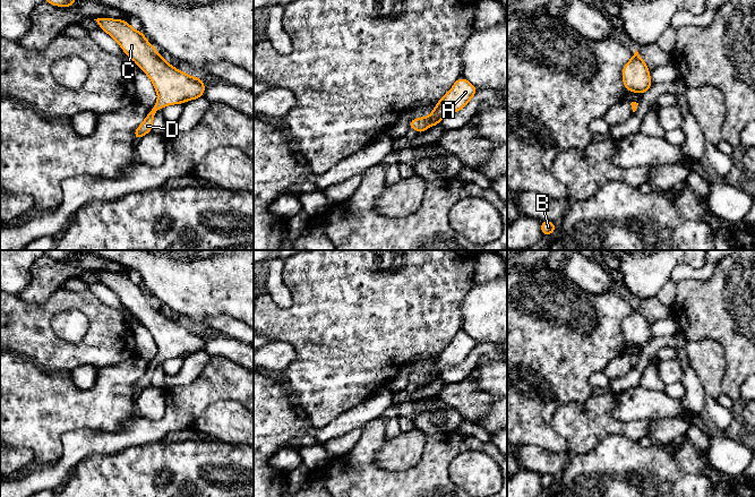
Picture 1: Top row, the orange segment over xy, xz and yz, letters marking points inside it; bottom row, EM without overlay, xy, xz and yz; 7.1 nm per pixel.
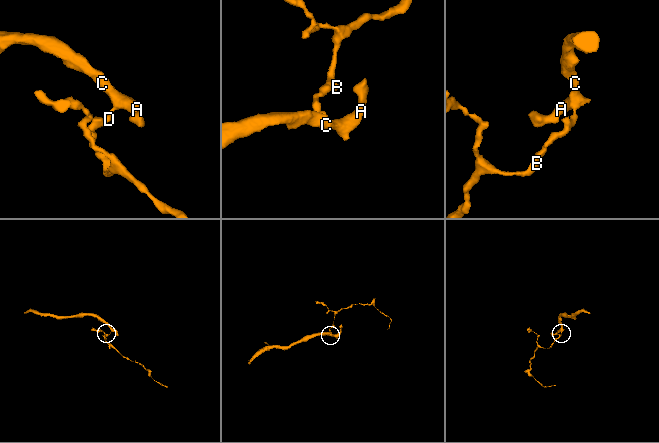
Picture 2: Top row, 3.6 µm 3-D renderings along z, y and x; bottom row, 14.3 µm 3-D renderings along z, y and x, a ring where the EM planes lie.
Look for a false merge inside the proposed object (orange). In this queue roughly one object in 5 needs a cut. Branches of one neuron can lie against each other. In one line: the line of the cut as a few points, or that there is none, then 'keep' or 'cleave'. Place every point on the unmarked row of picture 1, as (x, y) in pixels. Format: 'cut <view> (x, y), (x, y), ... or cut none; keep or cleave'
cut none; keep

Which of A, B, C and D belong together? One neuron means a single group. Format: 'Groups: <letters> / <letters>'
Groups: A B C D

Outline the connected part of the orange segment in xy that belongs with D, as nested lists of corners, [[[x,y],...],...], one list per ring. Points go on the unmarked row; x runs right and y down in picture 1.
[[[97,272],[101,283],[112,290],[123,306],[151,332],[158,353],[146,372],[135,384],[135,394],[152,385],[155,366],[171,358],[182,358],[201,351],[206,339],[199,331],[191,331],[169,318],[146,293],[143,285],[135,284],[128,275]]]

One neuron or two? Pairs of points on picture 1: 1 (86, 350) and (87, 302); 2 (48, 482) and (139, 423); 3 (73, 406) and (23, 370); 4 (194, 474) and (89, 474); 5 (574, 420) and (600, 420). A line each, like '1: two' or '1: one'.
1: one
2: one
3: one
4: one
5: one

